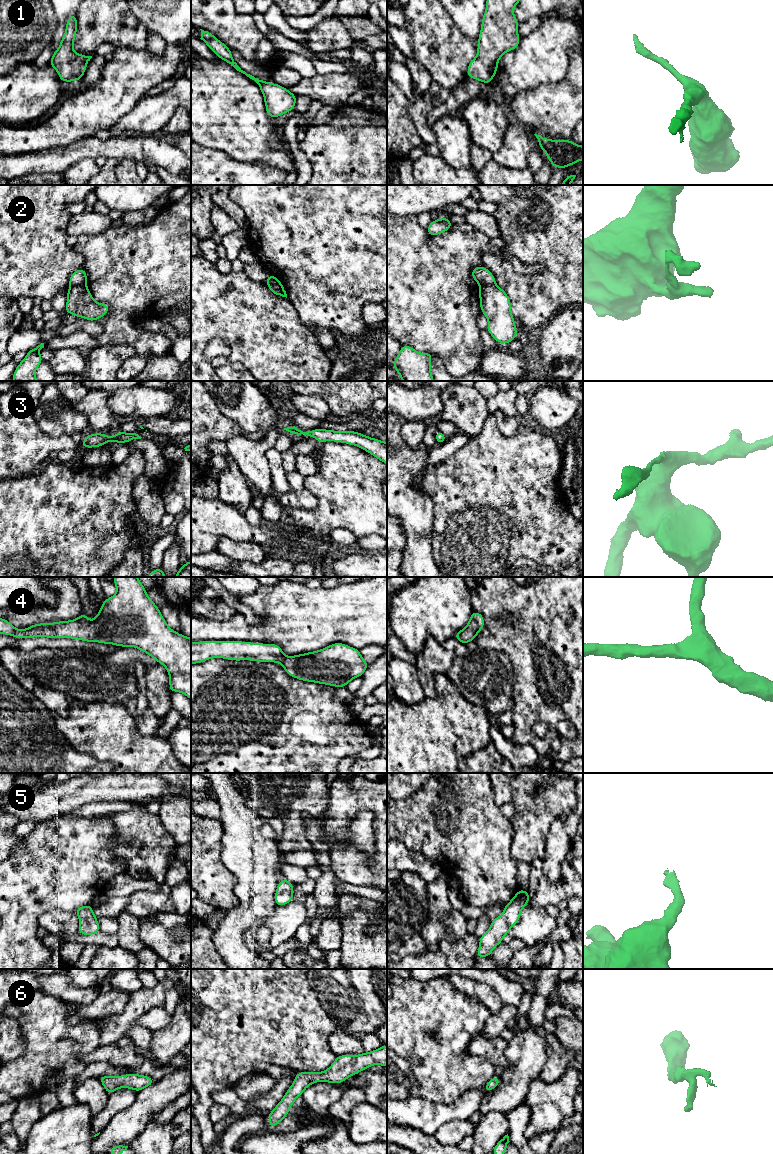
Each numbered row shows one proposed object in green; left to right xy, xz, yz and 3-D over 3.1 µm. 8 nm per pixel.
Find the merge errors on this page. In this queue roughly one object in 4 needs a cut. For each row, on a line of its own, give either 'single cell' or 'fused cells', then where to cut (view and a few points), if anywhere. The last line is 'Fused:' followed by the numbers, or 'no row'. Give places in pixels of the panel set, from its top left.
1: single cell | no cut
2: fused cells | xz (279, 281), (275, 287), (269, 286)
3: single cell | no cut
4: single cell | no cut
5: single cell | no cut
6: single cell | no cut
Fused: 2

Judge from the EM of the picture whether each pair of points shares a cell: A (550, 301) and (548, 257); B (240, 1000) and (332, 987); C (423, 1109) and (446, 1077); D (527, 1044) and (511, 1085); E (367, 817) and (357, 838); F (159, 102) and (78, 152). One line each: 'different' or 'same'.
A: same
B: different
C: different
D: same
E: same
F: different

